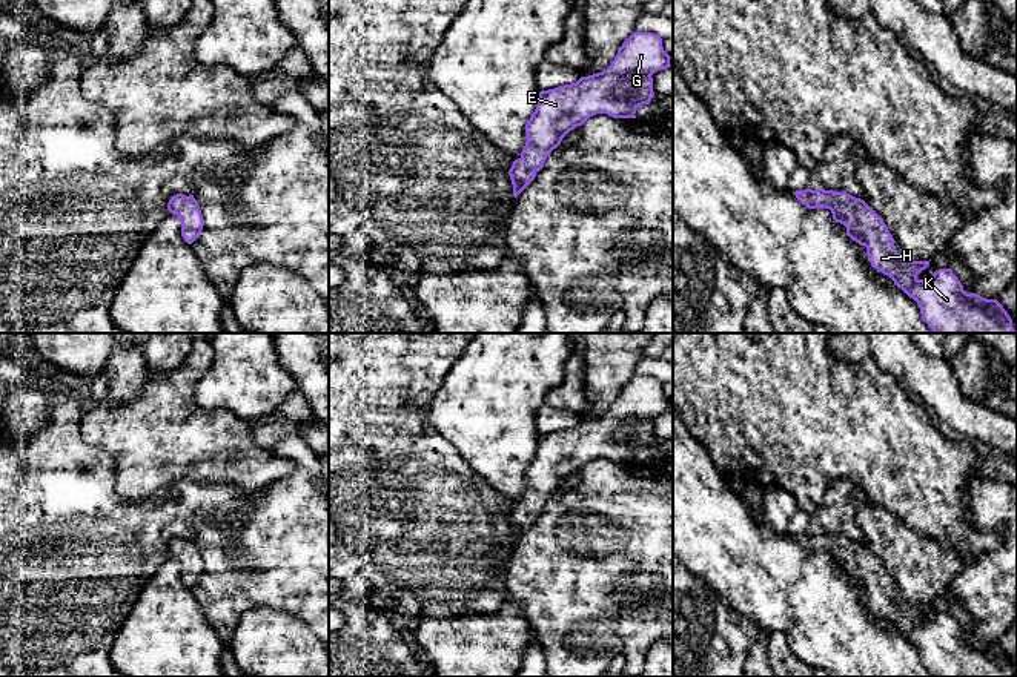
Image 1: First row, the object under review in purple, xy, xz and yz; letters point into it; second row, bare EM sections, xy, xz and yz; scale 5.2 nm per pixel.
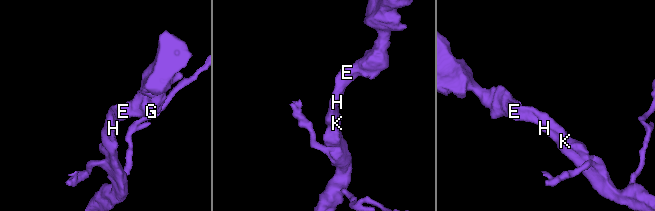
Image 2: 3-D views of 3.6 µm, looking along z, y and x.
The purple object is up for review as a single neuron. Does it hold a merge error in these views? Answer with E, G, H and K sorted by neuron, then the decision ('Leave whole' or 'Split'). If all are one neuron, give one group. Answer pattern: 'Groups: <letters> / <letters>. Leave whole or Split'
Groups: E G H K. Leave whole

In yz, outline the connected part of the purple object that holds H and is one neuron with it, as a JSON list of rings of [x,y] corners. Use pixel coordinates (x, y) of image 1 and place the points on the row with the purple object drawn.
[[[825,189],[793,193],[808,209],[830,209],[833,220],[846,227],[846,235],[866,247],[871,266],[917,302],[934,333],[1017,333],[997,299],[966,293],[951,269],[939,269],[931,278],[919,279],[929,261],[900,256],[886,224],[863,200]]]

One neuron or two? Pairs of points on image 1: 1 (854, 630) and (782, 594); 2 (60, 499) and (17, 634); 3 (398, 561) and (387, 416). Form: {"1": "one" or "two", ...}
{"1": "one", "2": "one", "3": "one"}

